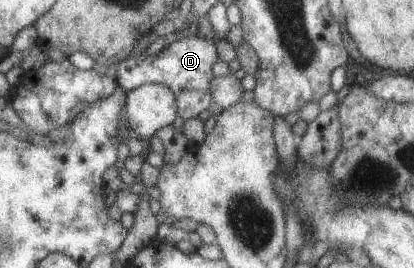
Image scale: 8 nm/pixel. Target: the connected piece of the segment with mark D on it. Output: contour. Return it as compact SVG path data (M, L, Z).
M190 35L172 42L156 56L146 58L146 52L139 57L124 59L119 62L117 70L118 84L128 92L145 84L160 83L171 88L177 100L177 116L195 119L203 110L213 107L214 100L209 92L212 66L218 60L216 44L208 38Z

